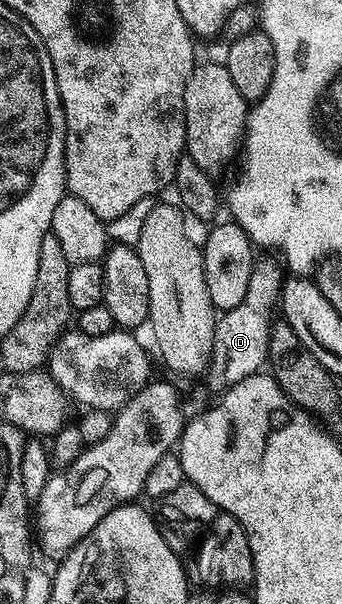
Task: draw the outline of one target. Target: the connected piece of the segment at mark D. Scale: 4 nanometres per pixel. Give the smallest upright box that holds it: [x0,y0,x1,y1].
[204,264,284,395]

